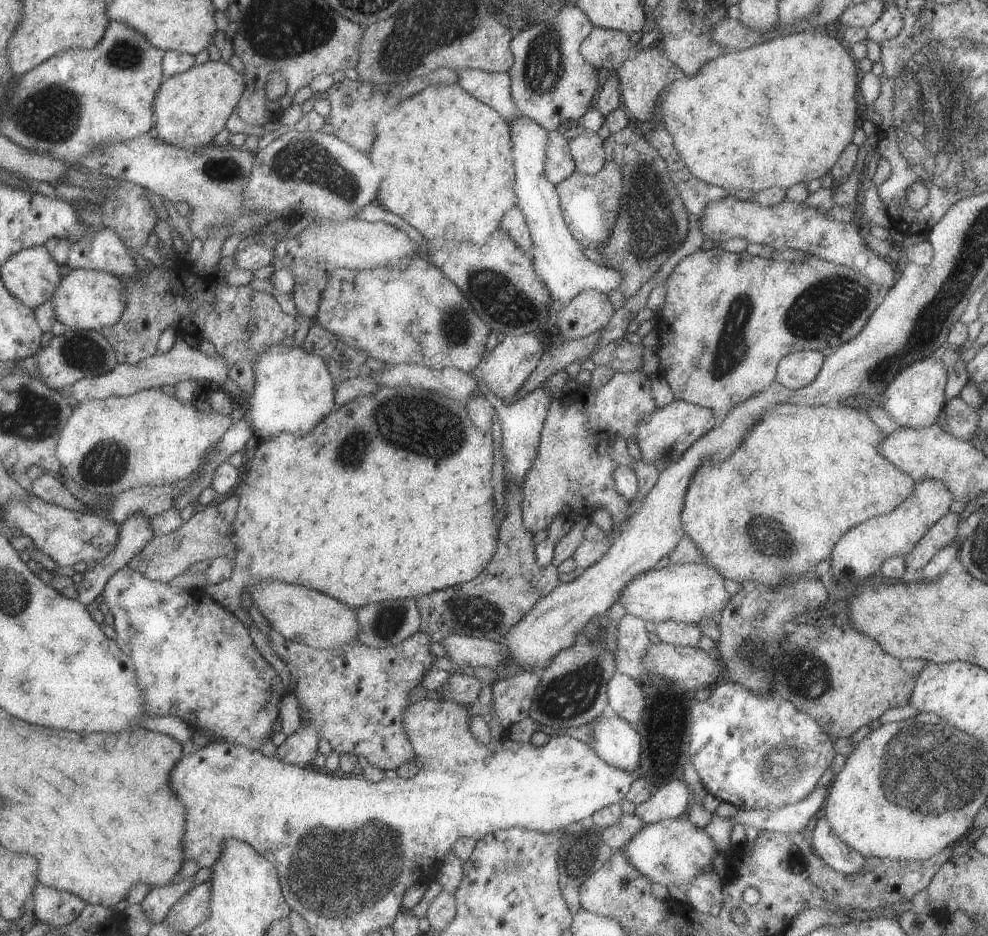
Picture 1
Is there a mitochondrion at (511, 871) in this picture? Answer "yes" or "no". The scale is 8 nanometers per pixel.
yes

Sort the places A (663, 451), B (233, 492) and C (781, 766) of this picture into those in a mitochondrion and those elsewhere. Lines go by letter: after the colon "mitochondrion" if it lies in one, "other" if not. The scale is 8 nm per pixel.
A: mitochondrion
B: other
C: mitochondrion

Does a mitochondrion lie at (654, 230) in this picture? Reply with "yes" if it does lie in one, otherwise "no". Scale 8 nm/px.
yes

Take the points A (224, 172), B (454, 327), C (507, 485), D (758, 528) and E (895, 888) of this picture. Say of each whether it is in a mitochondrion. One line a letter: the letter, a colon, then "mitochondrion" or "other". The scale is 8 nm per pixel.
A: mitochondrion
B: mitochondrion
C: other
D: mitochondrion
E: other

